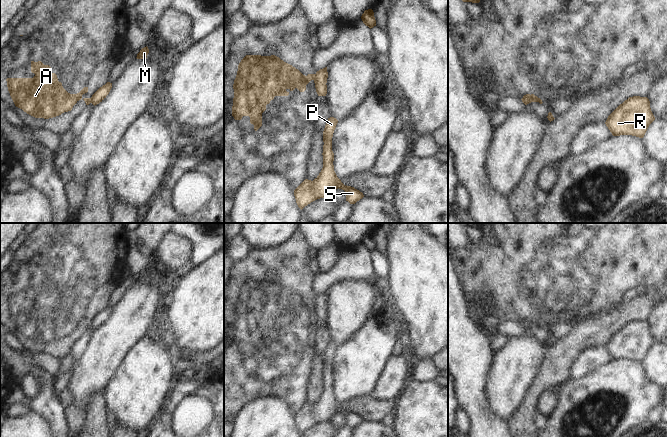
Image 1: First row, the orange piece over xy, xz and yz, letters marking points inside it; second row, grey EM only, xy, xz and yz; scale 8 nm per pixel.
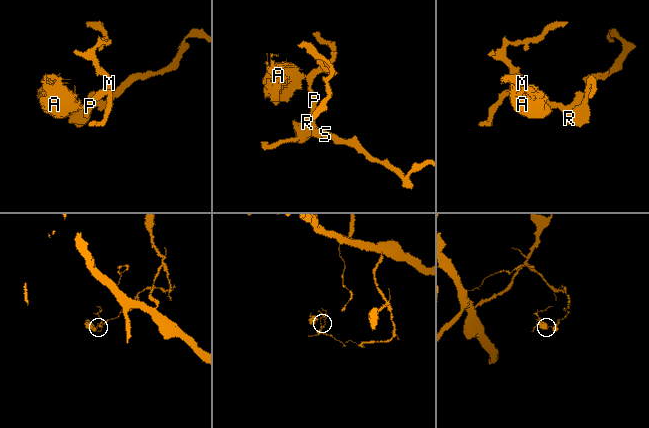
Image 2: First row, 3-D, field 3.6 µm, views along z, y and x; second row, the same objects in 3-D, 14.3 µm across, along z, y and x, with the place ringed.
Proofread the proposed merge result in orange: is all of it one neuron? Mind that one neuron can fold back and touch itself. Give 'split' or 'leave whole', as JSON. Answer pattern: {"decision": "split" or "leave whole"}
{"decision": "split"}

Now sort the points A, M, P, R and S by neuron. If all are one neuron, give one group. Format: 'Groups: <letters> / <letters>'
Groups: A / M P R S

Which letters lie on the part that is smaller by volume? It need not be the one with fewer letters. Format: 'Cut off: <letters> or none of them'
Cut off: A

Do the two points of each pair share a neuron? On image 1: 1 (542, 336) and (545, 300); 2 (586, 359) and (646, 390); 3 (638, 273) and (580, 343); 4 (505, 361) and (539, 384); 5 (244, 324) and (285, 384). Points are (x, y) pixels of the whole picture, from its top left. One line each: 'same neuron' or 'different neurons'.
1: different neurons
2: different neurons
3: different neurons
4: different neurons
5: same neuron

